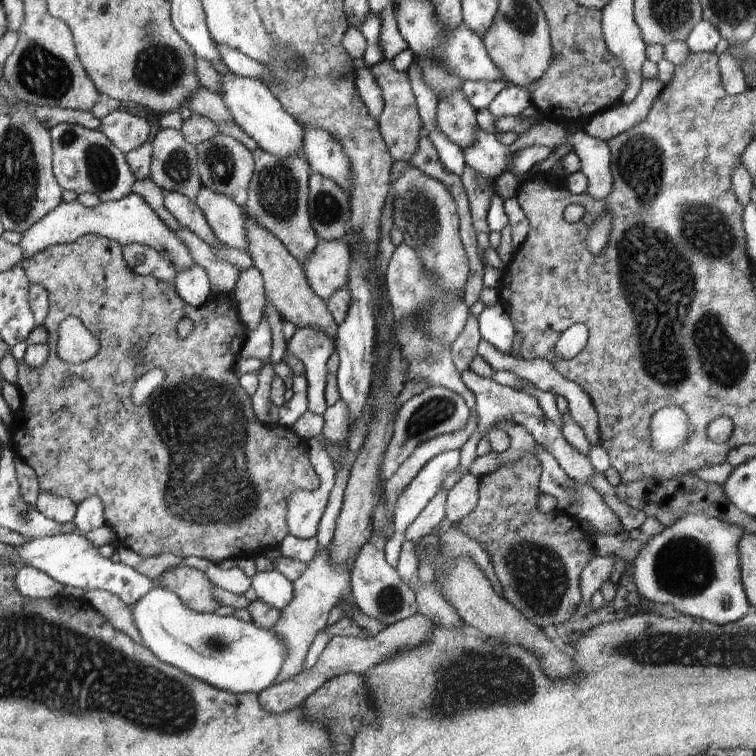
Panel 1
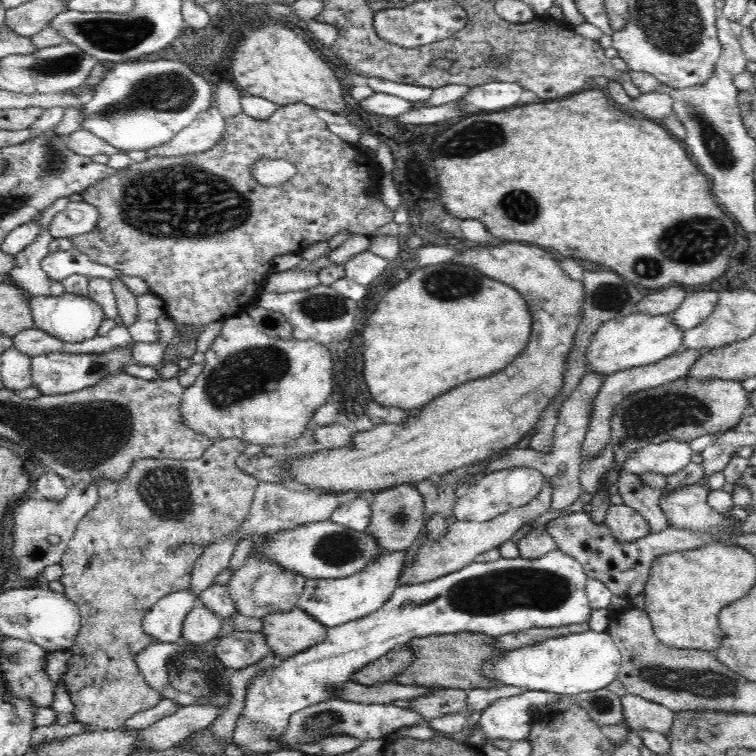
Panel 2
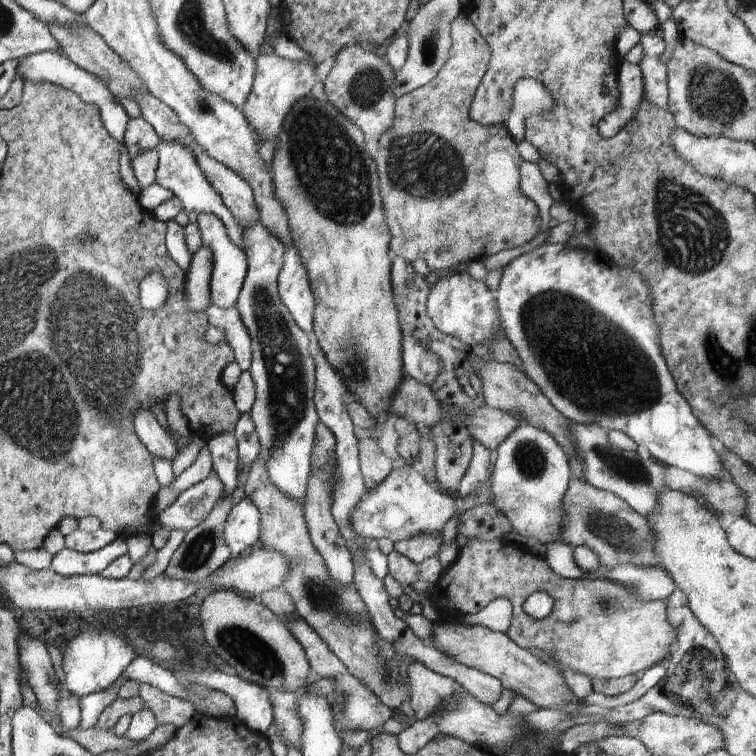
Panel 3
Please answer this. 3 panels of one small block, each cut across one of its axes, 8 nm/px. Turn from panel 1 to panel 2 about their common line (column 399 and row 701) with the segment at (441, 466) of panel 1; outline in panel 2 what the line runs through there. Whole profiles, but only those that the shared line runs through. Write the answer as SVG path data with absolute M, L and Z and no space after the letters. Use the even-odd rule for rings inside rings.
M528 689L522 695L495 701L481 712L478 725L483 738L488 738L490 742L494 738L512 741L527 739L532 728L529 710L534 707L550 710L550 706L560 698L560 694Z

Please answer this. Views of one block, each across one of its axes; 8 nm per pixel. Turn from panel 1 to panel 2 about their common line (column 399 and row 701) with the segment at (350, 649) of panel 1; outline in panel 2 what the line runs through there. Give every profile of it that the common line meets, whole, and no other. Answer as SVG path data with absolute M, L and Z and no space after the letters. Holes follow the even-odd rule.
M626 694L621 698L624 721L629 728L641 731L642 729L655 730L663 735L669 733L675 712L666 706L657 705L647 699L634 694Z

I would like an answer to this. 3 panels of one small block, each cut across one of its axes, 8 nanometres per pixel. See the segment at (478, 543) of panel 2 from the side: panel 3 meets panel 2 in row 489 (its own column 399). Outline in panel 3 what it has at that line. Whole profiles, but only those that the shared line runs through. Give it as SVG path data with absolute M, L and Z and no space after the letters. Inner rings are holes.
M420 532L412 538L393 543L393 550L410 558L414 564L420 564L431 556L437 556L441 544L441 532Z

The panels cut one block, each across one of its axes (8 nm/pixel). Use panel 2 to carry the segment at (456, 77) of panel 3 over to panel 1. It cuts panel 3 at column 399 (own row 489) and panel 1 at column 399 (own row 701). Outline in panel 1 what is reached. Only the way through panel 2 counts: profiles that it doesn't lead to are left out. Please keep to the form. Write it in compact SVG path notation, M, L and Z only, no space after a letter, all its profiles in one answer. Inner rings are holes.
M390 61L380 62L371 68L372 75L381 87L384 109L382 115L377 119L380 134L390 152L393 162L403 161L410 164L413 155L418 151L419 133L423 128L416 98L414 97L409 77L404 72L397 72Z

